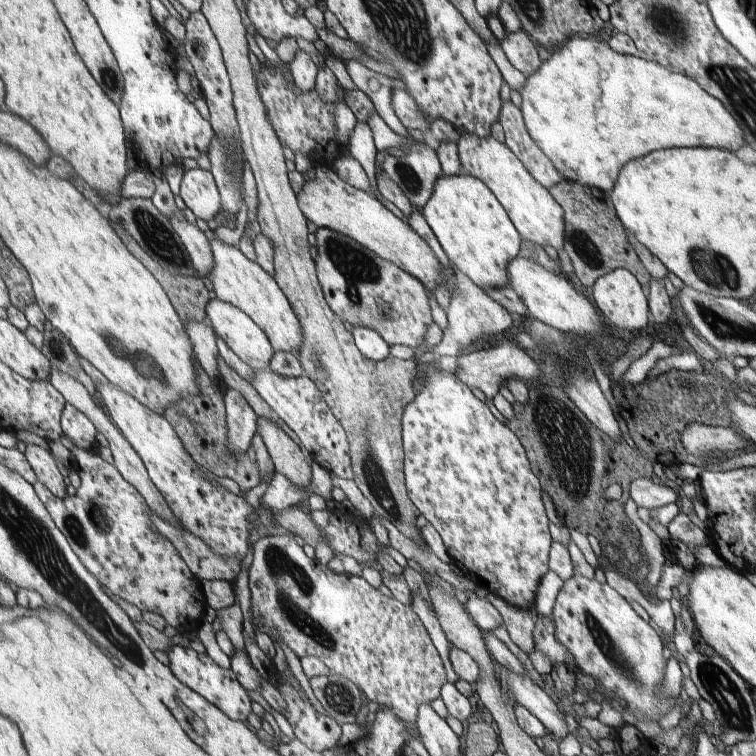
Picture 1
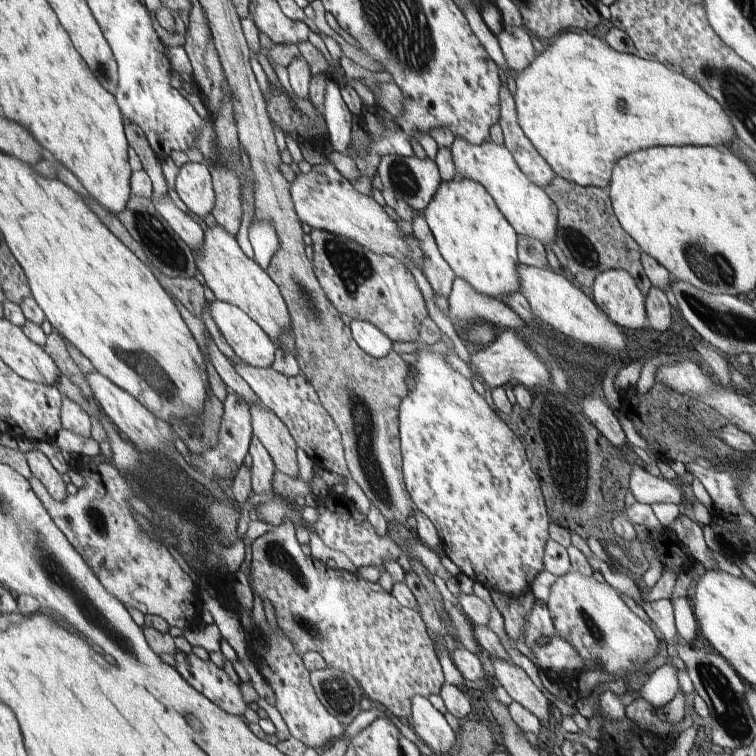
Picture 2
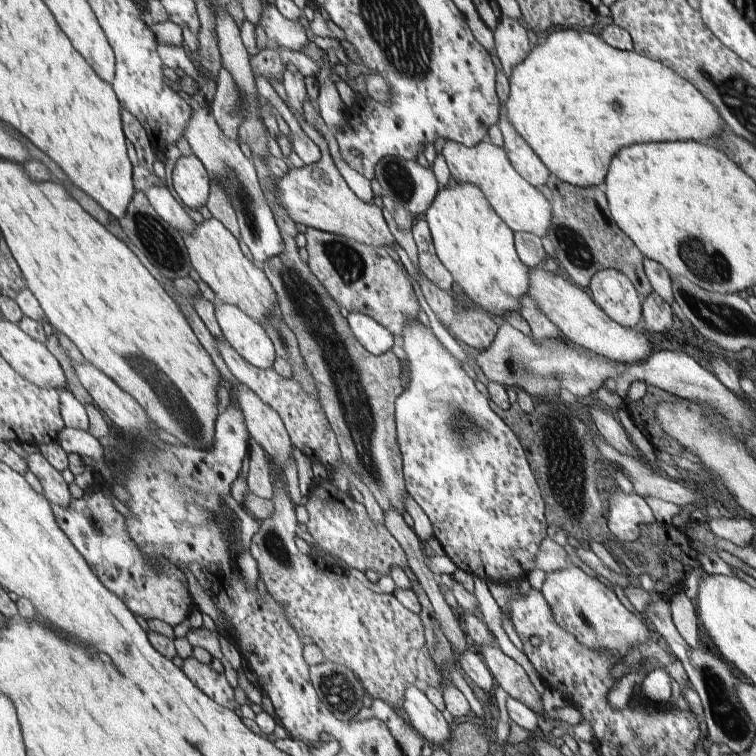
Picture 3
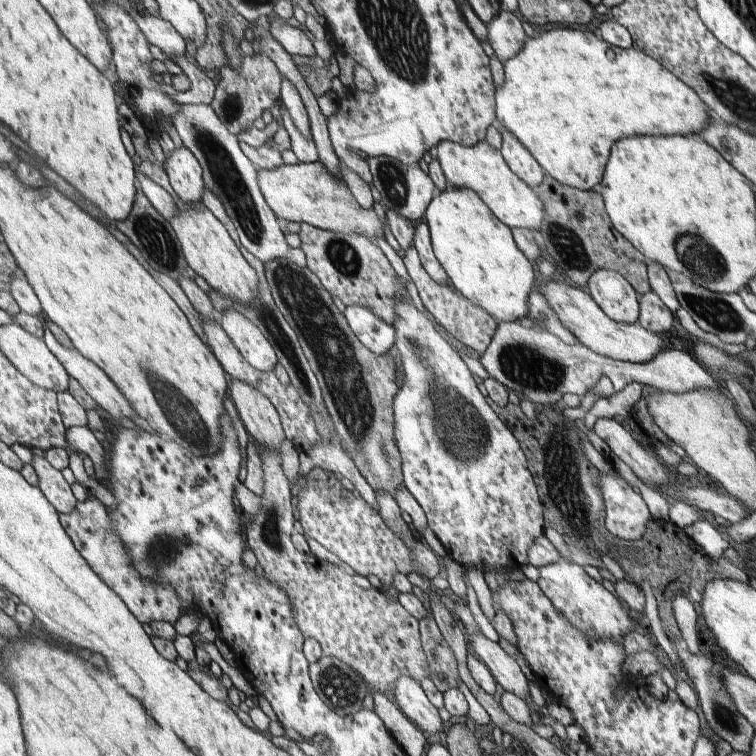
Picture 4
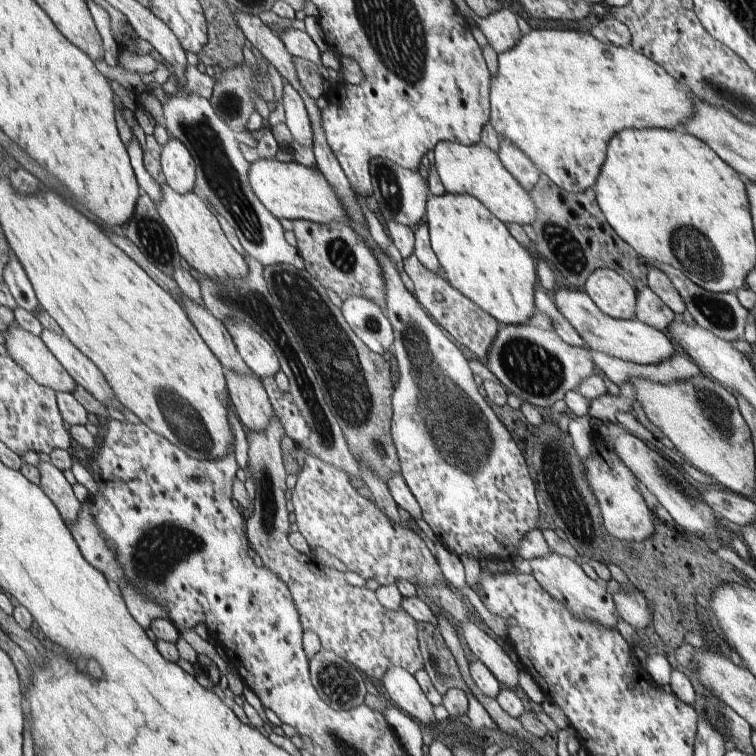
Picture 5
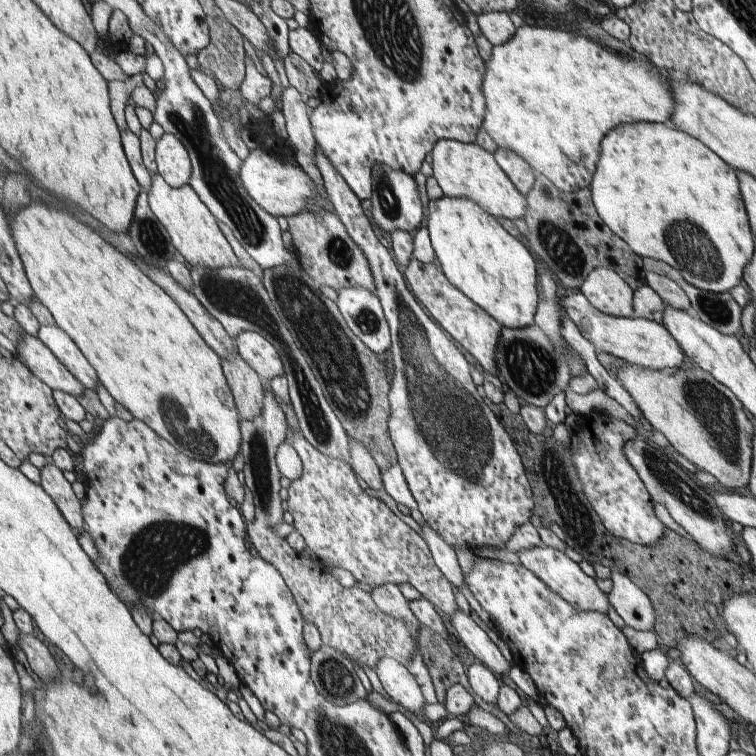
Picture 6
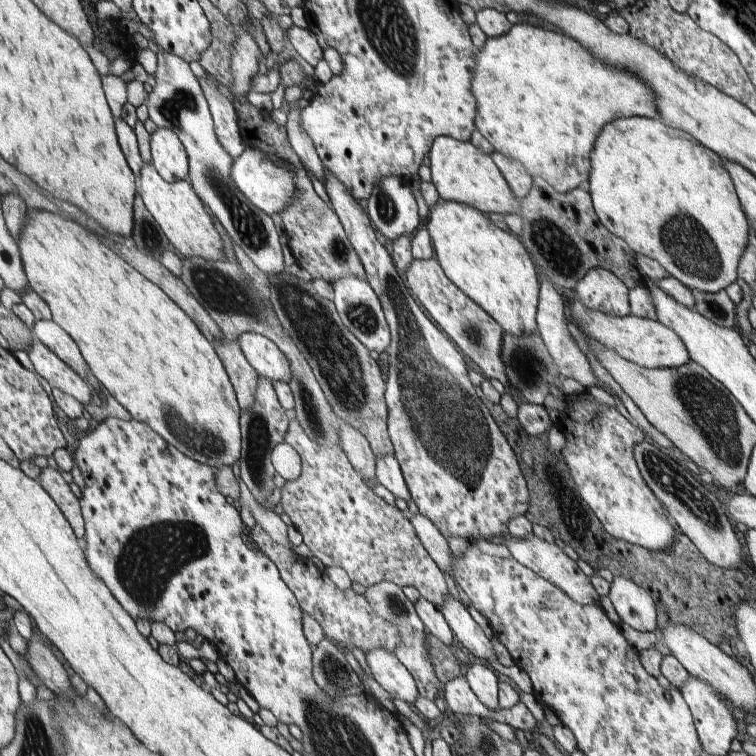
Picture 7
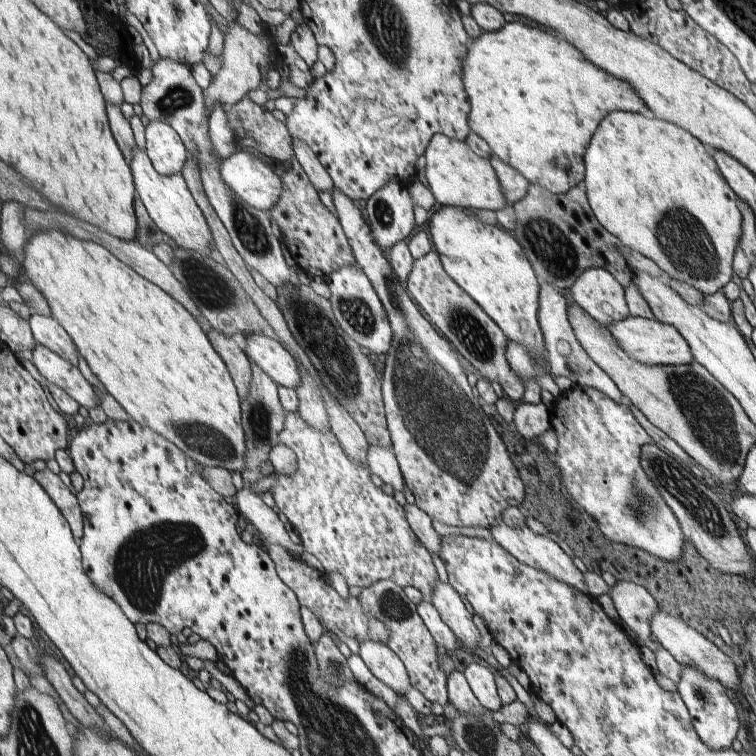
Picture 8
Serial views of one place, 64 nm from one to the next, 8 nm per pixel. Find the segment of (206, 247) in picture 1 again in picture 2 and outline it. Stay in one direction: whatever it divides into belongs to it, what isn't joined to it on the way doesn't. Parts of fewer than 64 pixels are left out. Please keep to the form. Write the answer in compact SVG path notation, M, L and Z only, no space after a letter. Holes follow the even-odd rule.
M149 193L149 197L156 210L162 214L172 230L186 242L186 246L192 252L204 246L204 230L192 219L190 212L180 210L169 196L158 200L158 198L153 198L152 193Z

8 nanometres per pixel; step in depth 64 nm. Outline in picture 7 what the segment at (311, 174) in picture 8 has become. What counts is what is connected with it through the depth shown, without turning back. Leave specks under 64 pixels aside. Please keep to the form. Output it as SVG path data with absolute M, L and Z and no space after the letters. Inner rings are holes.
M297 86L285 88L284 100L289 105L285 111L287 116L285 127L291 146L295 148L296 154L299 155L303 165L308 166L308 170L312 172L314 178L318 178L320 182L324 183L324 166L322 161L318 156L318 152L316 152L313 140L310 140L308 132L304 132L304 128L300 124L302 108L297 105L297 102L302 98L302 91Z

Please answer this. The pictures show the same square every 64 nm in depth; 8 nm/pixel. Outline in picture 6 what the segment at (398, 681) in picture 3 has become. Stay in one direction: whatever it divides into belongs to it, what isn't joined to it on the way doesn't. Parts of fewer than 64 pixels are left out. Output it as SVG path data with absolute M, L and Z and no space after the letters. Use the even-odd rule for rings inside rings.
M270 390L264 391L264 410L260 412L260 416L252 420L243 420L240 428L242 428L242 456L245 462L244 484L250 488L255 504L255 517L247 526L248 538L252 541L252 546L260 552L260 556L272 563L272 566L275 566L286 579L303 613L304 622L314 624L318 628L323 637L323 644L338 650L340 654L345 654L360 667L366 665L376 670L380 658L392 658L406 666L416 650L416 642L408 626L402 620L384 614L376 606L371 593L356 585L342 588L343 582L338 584L336 580L332 580L334 576L322 570L320 564L312 564L312 560L308 560L308 557L298 556L288 546L288 542L274 532L274 526L284 522L280 508L282 500L281 496L278 496L282 489L280 486L282 474L276 464L276 452L286 440L288 421Z

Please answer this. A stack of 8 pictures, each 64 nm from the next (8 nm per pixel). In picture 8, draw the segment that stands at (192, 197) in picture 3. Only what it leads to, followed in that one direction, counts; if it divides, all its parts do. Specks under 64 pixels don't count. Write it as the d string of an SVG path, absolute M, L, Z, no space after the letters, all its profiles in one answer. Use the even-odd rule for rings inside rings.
M152 120L145 128L145 150L159 174L180 173L189 152L181 136L168 123Z

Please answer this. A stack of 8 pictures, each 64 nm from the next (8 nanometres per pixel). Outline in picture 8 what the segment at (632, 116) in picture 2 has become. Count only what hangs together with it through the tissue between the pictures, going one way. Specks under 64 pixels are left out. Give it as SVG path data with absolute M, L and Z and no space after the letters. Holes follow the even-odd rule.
M508 22L504 24L500 30L496 32L482 31L480 38L472 41L472 46L468 48L468 54L464 58L464 88L466 88L468 98L471 100L471 114L468 117L468 123L471 124L471 132L476 132L482 140L486 140L488 146L490 146L492 153L496 154L500 160L508 163L508 166L512 166L514 170L518 170L524 178L528 179L531 184L540 184L540 186L547 187L548 190L555 193L567 193L568 190L575 187L582 186L584 177L587 176L586 166L584 164L584 157L587 154L586 146L590 144L592 137L595 136L596 129L600 122L612 114L612 112L633 112L633 113L645 113L649 114L649 109L646 104L643 104L643 99L640 98L640 94L636 94L636 90L620 80L620 78L614 78L612 74L604 72L602 68L594 66L576 46L572 46L568 40L558 38L548 32L548 30L542 30L542 28L536 28L536 26L527 26L522 22Z

